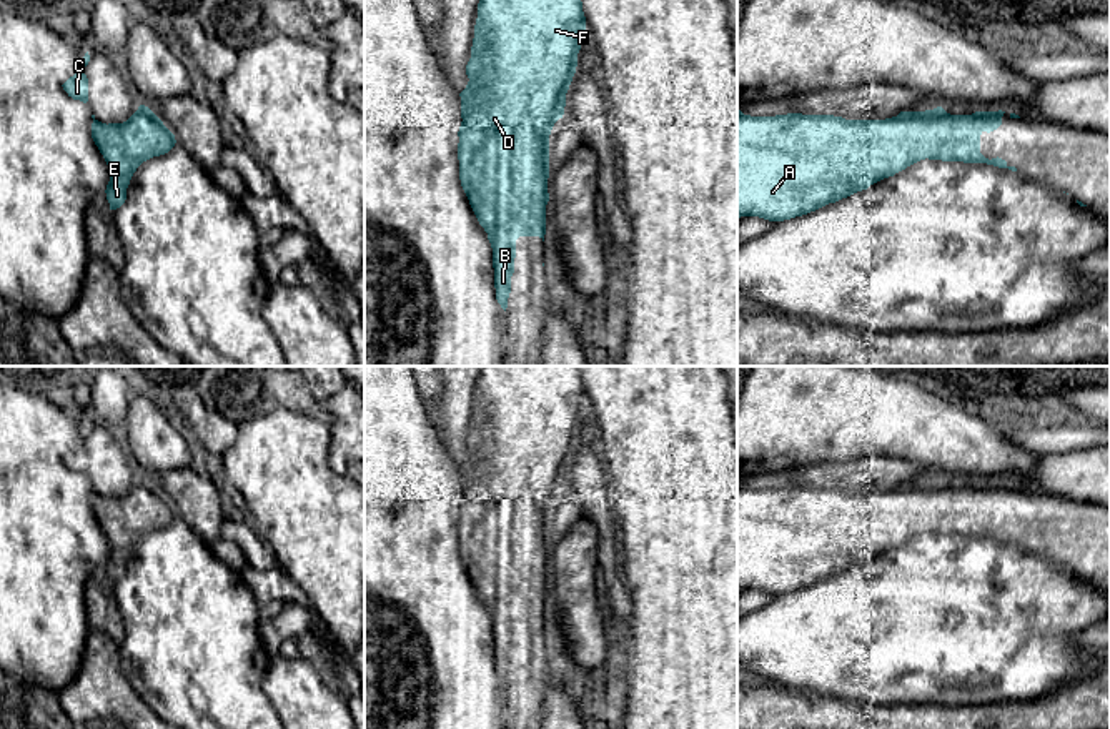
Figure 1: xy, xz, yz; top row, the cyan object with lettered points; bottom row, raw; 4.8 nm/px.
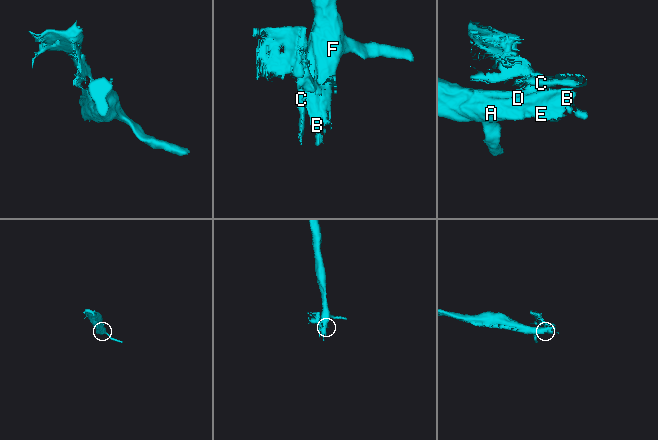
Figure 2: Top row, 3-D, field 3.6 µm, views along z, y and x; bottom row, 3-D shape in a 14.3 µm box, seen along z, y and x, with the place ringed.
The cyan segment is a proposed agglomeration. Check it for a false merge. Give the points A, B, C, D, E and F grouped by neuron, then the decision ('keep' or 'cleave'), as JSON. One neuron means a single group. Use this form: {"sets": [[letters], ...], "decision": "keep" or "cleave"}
{"sets": [["A", "B", "C", "D", "E", "F"]], "decision": "keep"}

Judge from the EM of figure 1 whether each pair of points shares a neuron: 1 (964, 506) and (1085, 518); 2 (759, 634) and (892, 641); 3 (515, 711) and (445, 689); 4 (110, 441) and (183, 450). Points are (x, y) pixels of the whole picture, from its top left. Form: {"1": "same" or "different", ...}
{"1": "same", "2": "same", "3": "different", "4": "different"}

